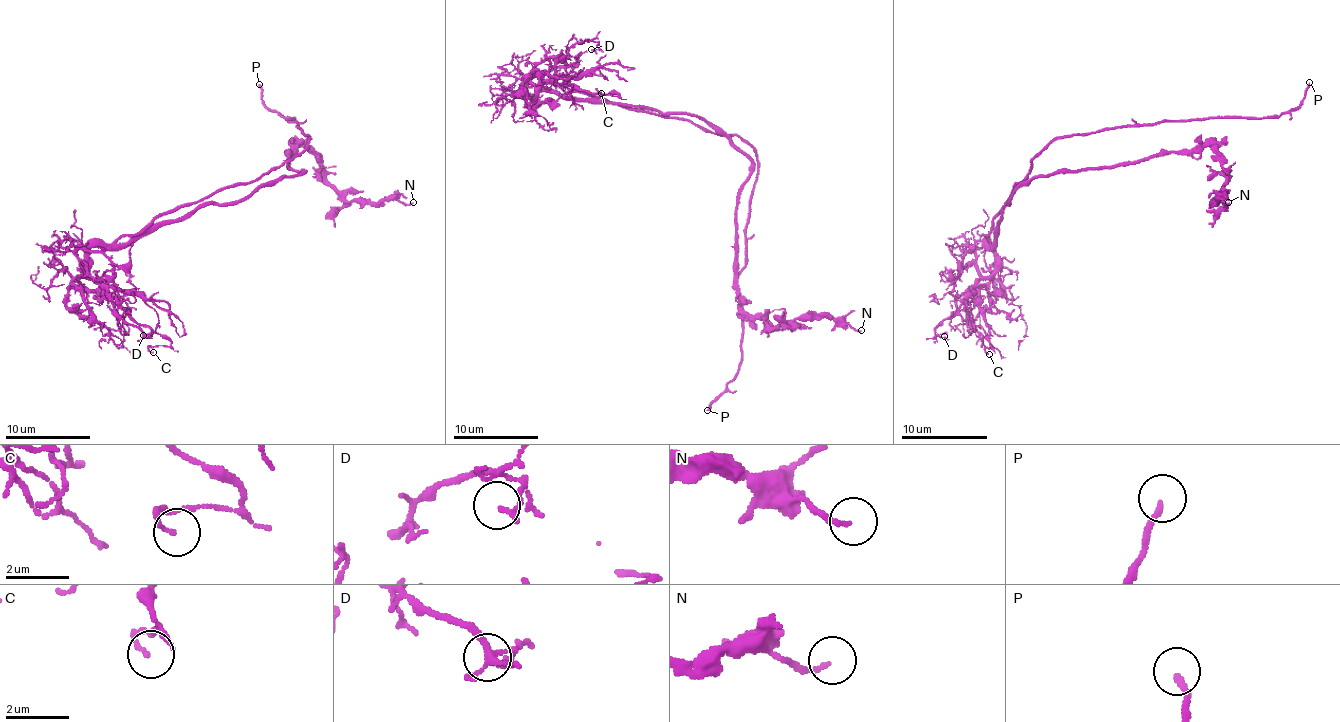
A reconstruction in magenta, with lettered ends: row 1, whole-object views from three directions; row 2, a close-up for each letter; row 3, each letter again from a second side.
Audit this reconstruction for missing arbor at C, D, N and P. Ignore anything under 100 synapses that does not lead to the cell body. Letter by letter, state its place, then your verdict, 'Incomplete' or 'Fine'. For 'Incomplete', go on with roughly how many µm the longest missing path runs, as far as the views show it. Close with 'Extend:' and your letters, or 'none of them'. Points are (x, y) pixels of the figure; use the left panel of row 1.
C: Place: (153, 352). Fine
D: Place: (143, 335). Fine
N: Place: (413, 202). Fine
P: Place: (259, 84). Incomplete. Missing length about 25 µm
Extend: P

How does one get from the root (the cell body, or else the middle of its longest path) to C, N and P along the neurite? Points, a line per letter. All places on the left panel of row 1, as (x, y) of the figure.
C: (213, 202), (153, 223), (126, 242), (88, 251), (88, 272), (141, 325), (170, 342), (153, 352)
N: (213, 202), (236, 204), (278, 179), (301, 175), (289, 166), (295, 147), (306, 147), (348, 200), (413, 202)
P: (213, 202), (208, 198), (217, 191), (291, 162), (310, 141), (289, 122), (295, 120), (263, 103), (259, 84)

